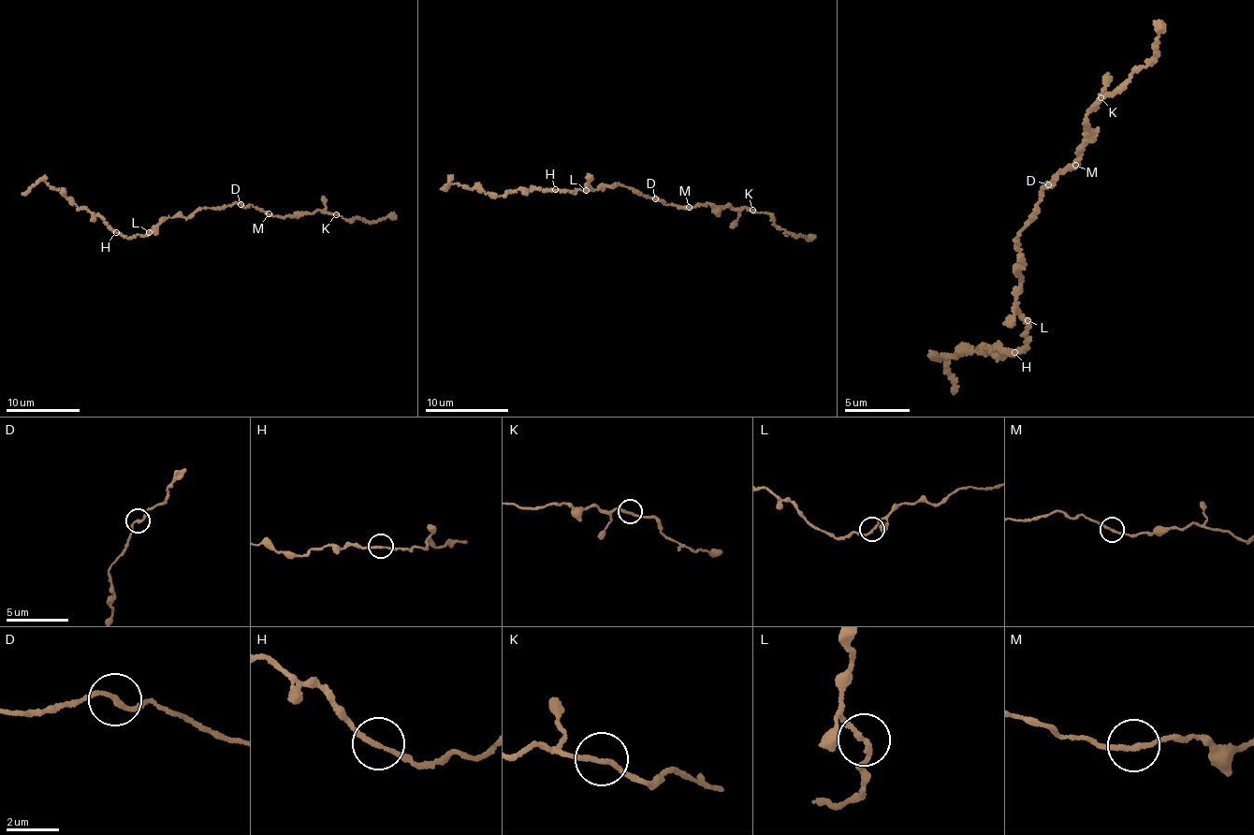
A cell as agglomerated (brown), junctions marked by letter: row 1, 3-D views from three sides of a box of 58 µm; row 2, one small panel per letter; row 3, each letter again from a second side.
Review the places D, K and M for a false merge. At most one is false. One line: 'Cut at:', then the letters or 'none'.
Cut at: none

